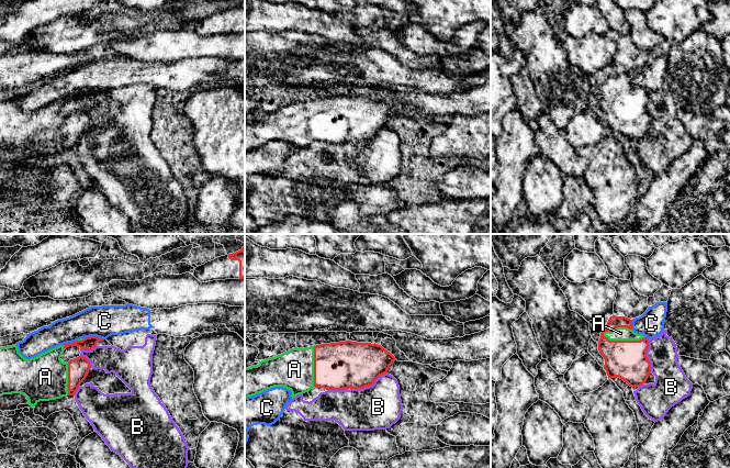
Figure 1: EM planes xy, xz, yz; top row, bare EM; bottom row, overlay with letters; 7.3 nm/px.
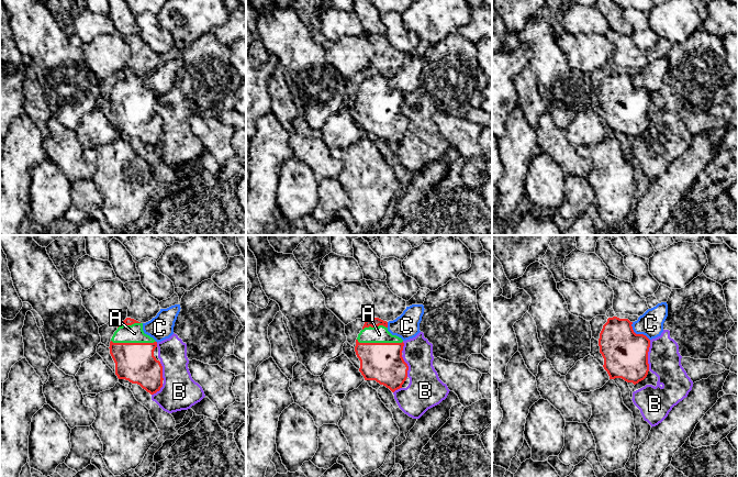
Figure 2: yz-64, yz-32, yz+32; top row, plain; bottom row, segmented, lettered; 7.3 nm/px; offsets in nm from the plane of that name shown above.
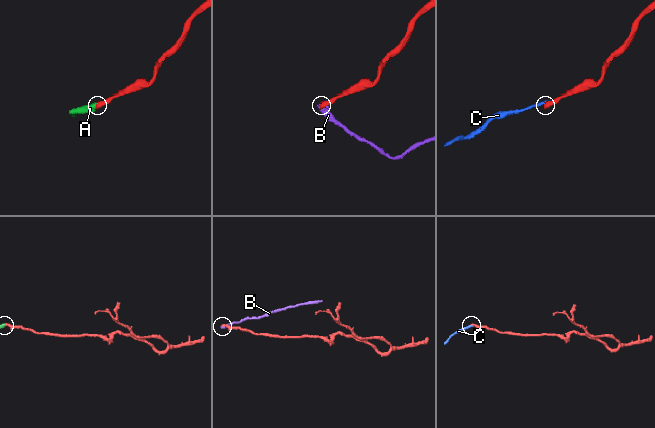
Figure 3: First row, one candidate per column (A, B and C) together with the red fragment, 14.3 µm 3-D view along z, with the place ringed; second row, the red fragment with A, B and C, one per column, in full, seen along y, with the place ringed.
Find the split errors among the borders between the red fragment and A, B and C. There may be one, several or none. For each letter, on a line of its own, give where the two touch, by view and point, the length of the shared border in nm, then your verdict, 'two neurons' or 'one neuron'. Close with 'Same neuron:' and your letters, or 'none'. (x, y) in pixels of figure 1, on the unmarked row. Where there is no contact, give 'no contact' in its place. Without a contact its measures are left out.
A: yz (622, 95) | 320 nm | one neuron
B: xz (368, 140) | 300 nm | two neurons
C: xy (93, 90) | 150 nm | two neurons
Same neuron: A

